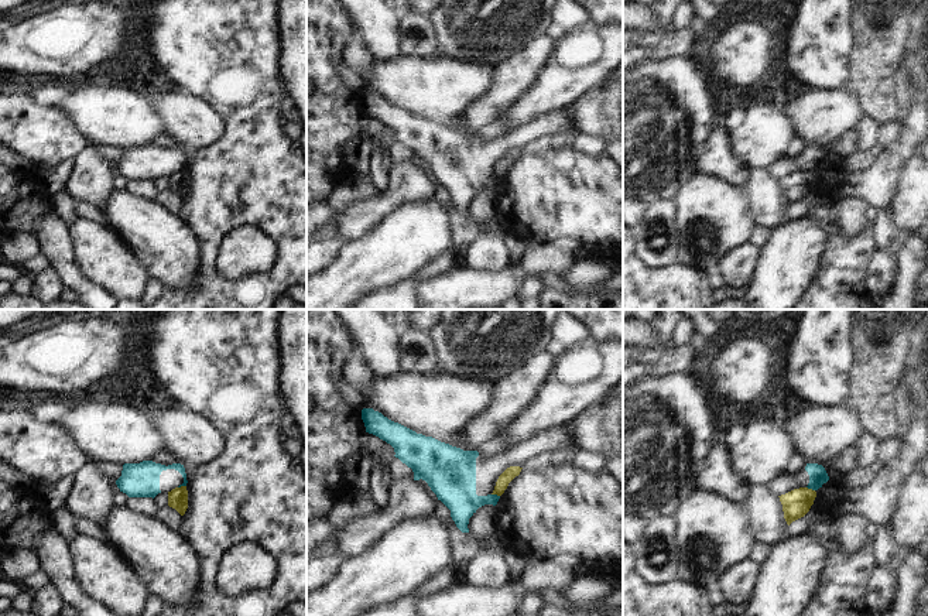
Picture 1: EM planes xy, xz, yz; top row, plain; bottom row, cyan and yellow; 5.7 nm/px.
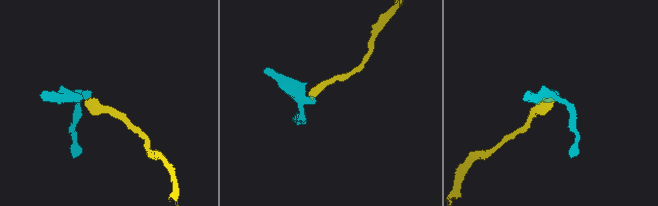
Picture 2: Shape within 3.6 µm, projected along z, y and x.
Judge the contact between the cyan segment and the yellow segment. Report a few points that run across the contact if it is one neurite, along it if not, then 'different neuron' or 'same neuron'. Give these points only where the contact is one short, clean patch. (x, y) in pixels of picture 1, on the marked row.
line xy (185, 485), (178, 488); different neuron

